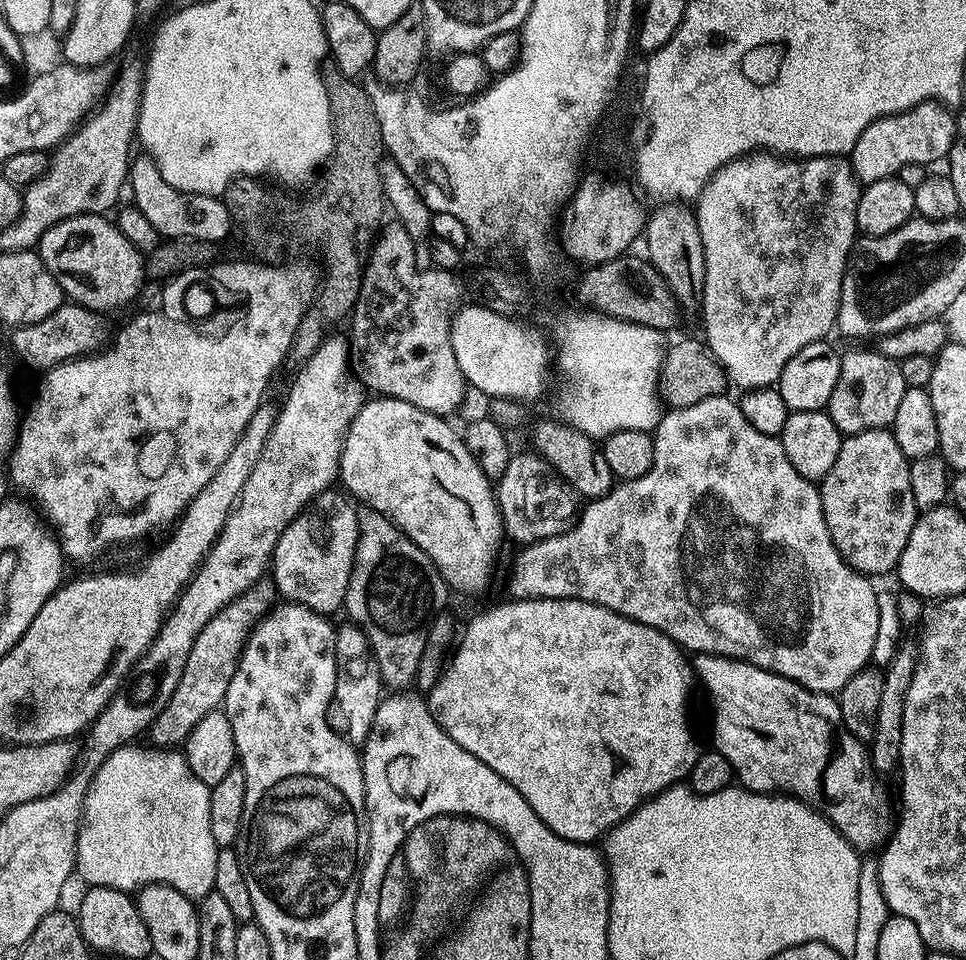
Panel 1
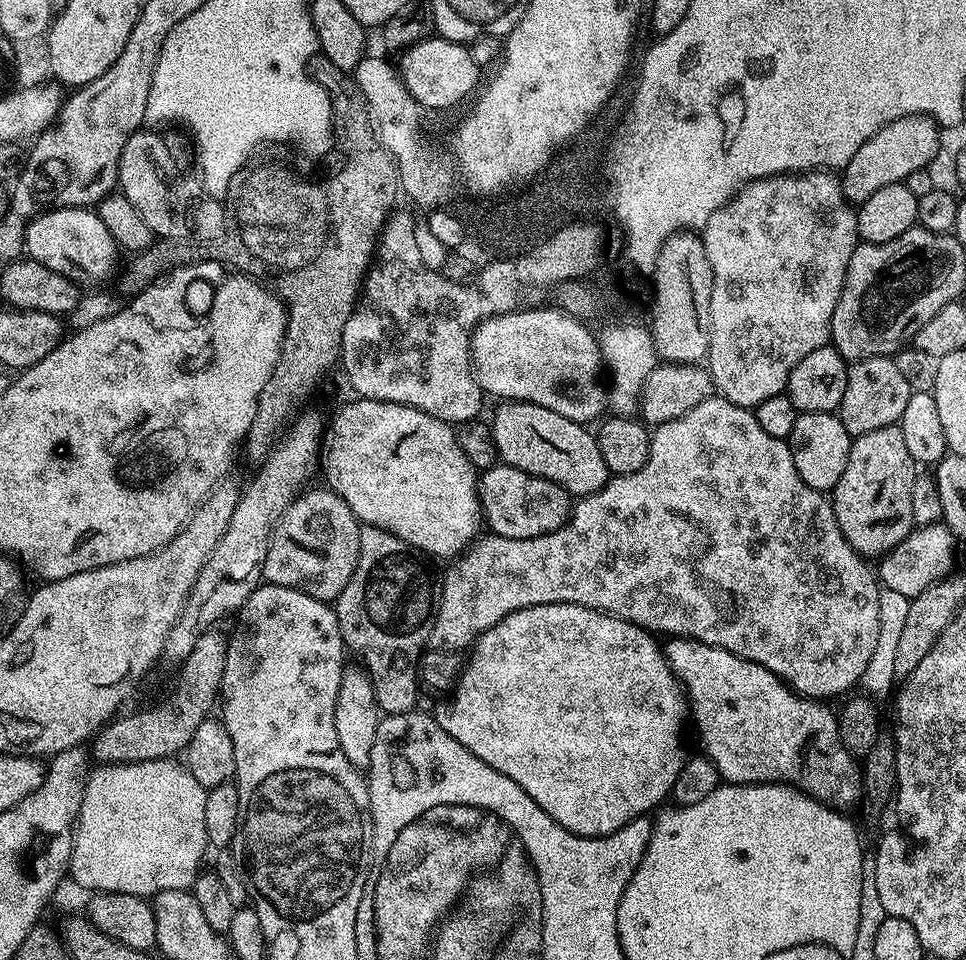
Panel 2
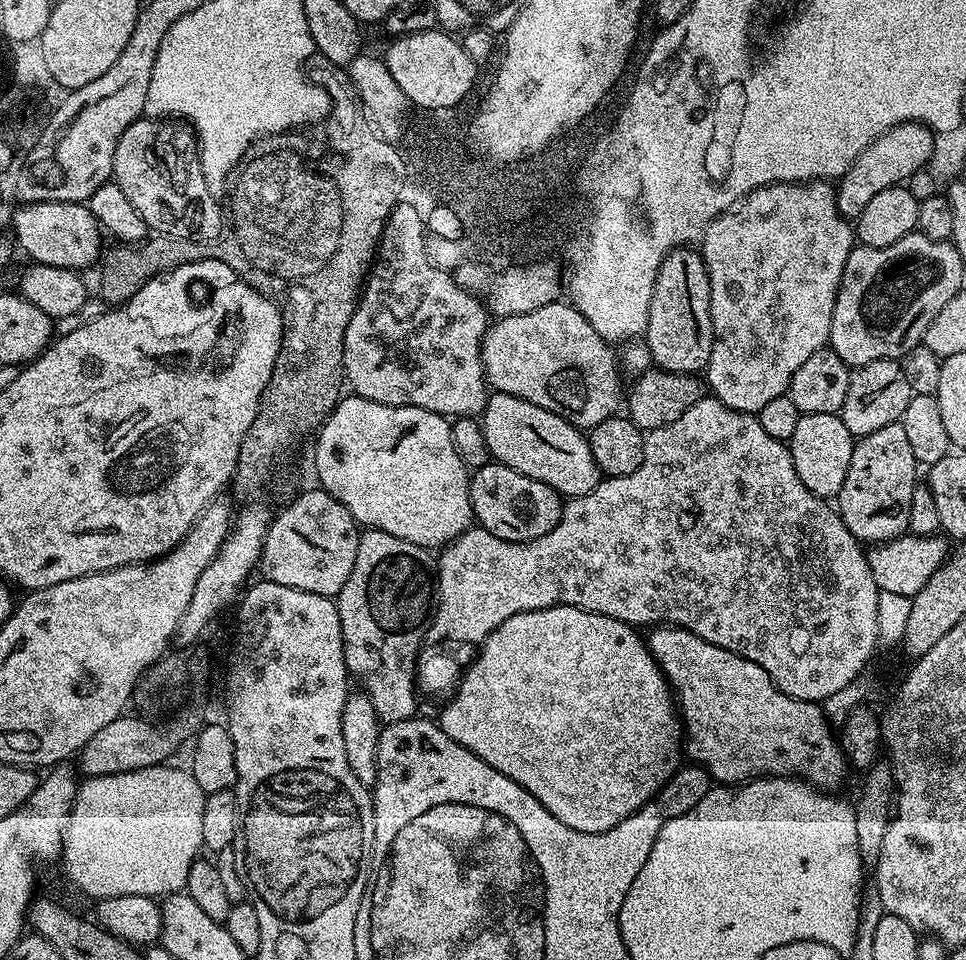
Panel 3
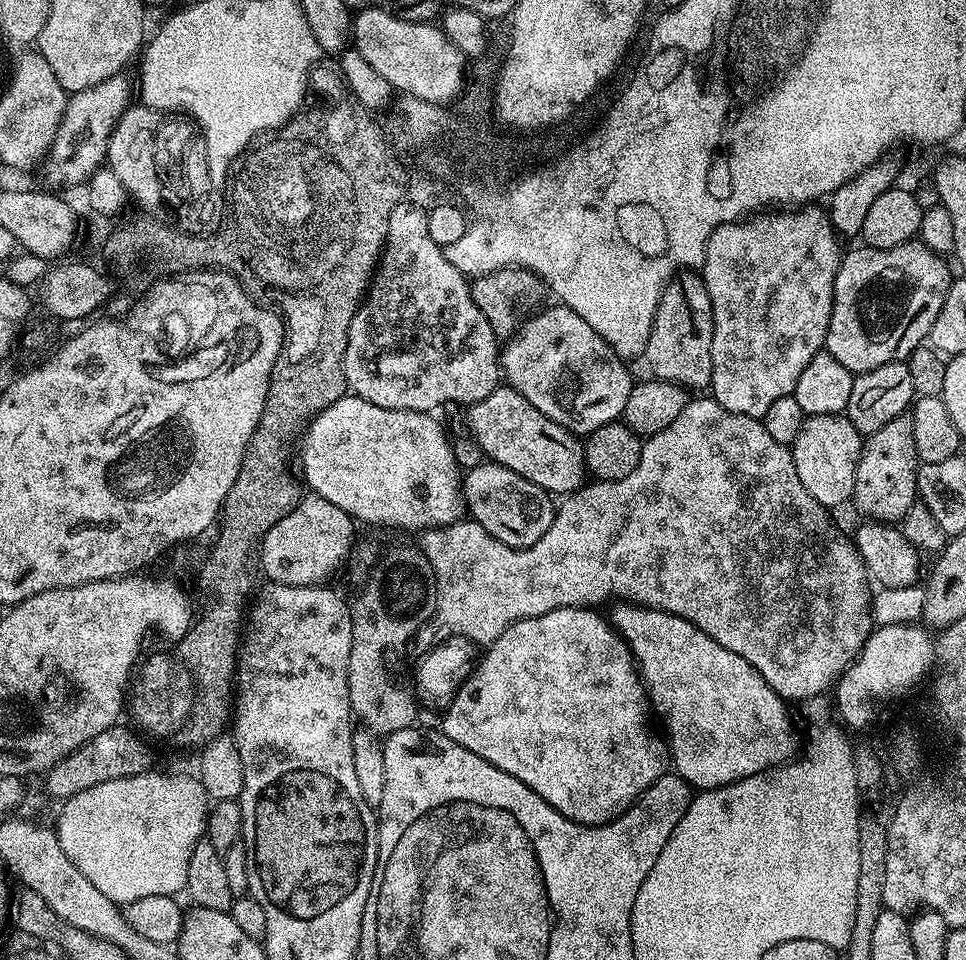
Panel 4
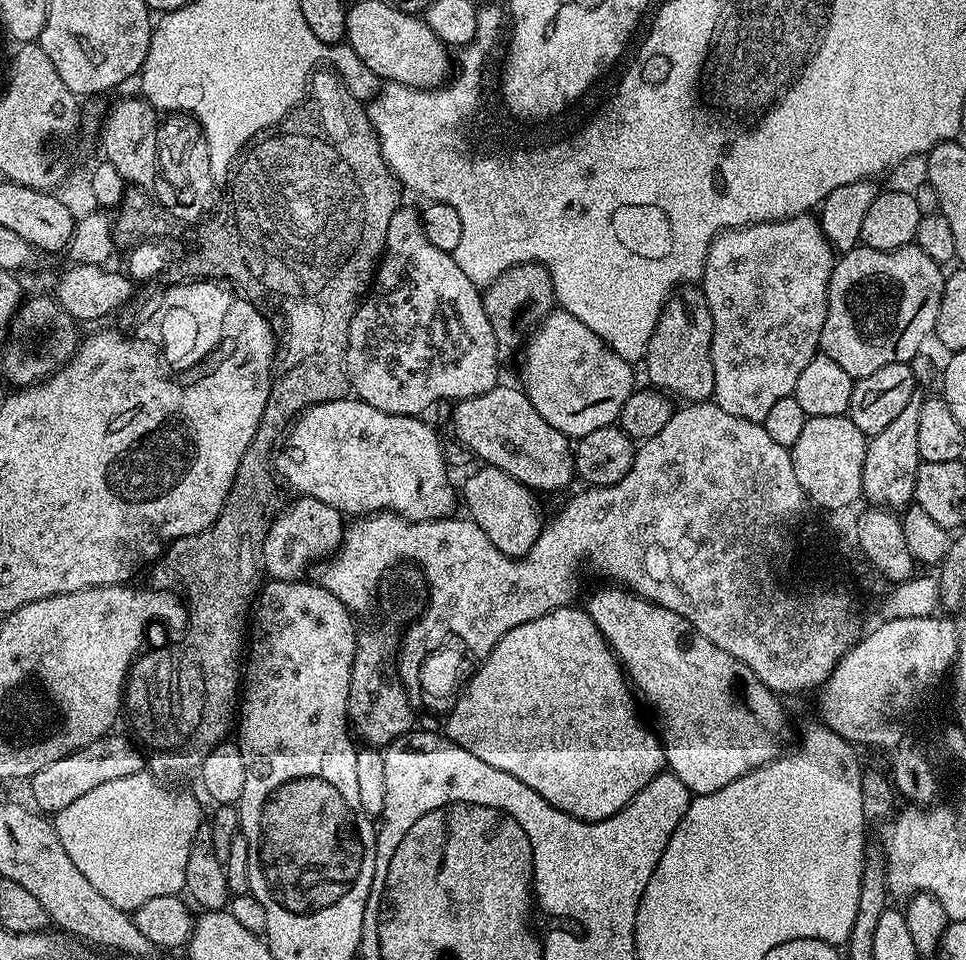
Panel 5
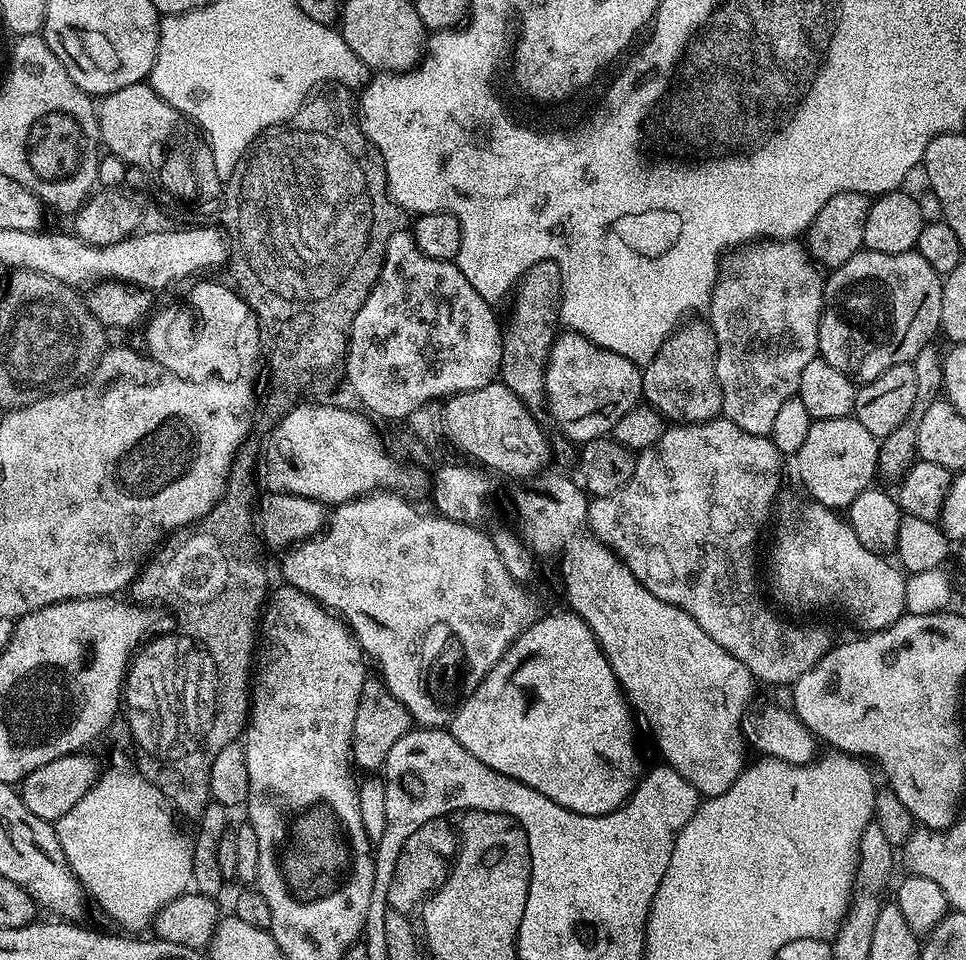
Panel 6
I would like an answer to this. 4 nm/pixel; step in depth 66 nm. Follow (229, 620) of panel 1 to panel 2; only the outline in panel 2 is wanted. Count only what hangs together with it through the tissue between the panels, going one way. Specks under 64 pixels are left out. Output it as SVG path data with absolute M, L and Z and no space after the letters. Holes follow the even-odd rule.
M210 630L194 642L190 658L179 665L180 677L176 680L176 689L169 694L168 700L157 708L148 708L145 712L136 712L133 716L121 715L104 725L95 737L94 756L100 764L133 764L147 760L167 760L176 758L188 747L194 730L213 715L212 707L217 707L220 696L220 683L226 666L228 642L225 633Z

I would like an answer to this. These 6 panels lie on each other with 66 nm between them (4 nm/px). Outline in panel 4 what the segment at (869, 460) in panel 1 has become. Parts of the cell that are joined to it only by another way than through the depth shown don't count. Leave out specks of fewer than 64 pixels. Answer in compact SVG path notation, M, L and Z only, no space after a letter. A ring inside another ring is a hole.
M905 414L886 422L882 430L871 433L863 441L860 461L854 478L851 503L872 522L899 522L906 510L917 503L916 469L921 465L914 446L911 415Z

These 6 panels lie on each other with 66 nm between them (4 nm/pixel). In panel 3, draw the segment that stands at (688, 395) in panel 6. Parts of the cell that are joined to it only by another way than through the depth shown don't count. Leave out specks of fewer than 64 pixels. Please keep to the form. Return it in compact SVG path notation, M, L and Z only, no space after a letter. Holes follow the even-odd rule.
M695 247L673 248L664 255L660 269L656 271L652 306L643 339L648 345L648 353L652 356L652 364L657 369L693 374L703 373L707 369L714 339L710 278L704 257Z

